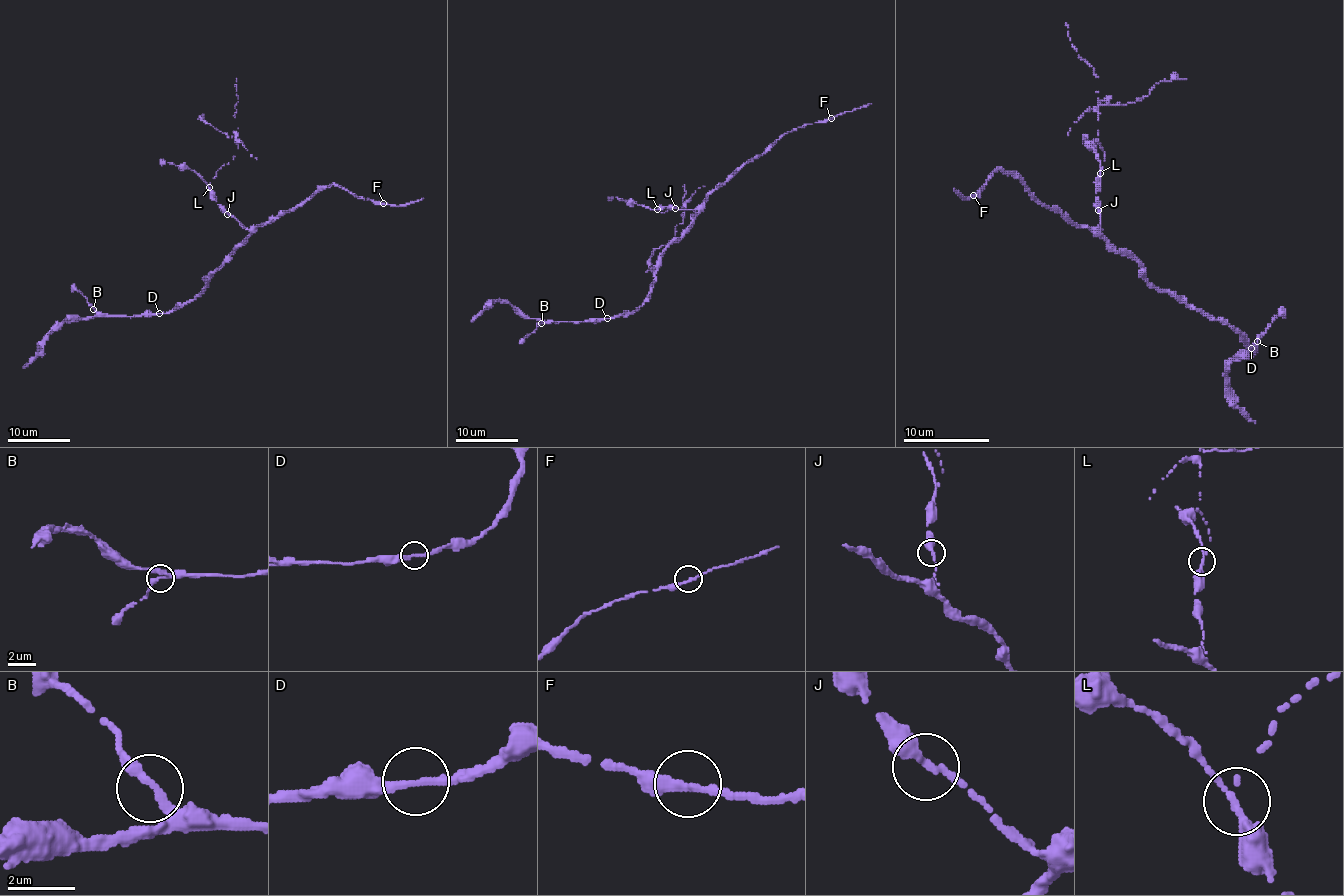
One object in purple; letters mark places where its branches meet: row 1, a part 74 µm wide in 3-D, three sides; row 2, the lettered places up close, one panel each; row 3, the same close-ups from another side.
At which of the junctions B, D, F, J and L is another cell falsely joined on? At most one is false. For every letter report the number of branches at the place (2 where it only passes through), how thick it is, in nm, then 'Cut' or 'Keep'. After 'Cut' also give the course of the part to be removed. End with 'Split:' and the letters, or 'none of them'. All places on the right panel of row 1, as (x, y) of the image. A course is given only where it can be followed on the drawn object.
B: Branches: 2. Thickness 280 nm. Keep
D: Branches: 2. Thickness 280 nm. Keep
F: Branches: 2. Thickness 240 nm. Keep
J: Branches: 2. Thickness 280 nm. Keep
L: Branches: 2. Thickness 260 nm. Cut. Course of the part to remove: (1100, 174), (1104, 152), (1098, 141), (1098, 107), (1124, 105), (1147, 96), (1160, 81), (1186, 79)
Split: L

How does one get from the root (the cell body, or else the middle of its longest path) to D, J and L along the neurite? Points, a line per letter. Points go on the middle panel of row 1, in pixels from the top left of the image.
D: (669, 244), (655, 273), (649, 298), (628, 314), (607, 318)
J: (669, 244), (683, 234), (698, 211), (675, 208)
L: (669, 244), (683, 234), (698, 211), (666, 206), (658, 209)

